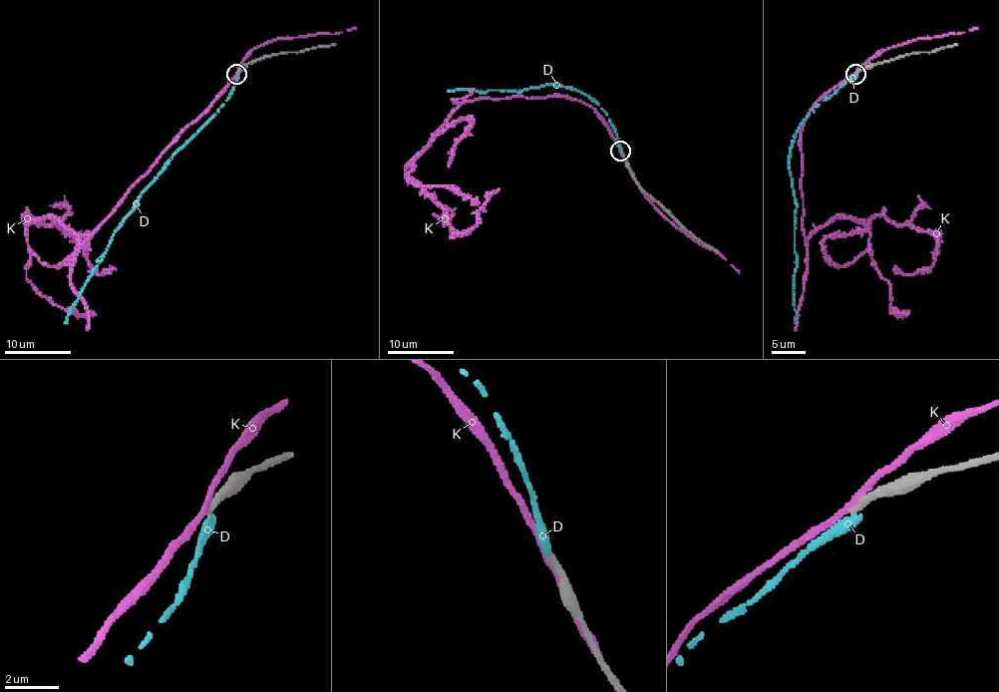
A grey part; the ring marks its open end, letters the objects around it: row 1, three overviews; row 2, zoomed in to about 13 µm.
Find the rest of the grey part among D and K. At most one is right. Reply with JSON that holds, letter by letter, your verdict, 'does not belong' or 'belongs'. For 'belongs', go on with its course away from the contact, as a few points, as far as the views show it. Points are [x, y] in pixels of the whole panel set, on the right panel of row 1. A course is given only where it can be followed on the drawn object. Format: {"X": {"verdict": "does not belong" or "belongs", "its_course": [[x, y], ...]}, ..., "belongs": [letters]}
{"D": {"verdict": "does not belong"}, "K": {"verdict": "does not belong"}, "belongs": []}

